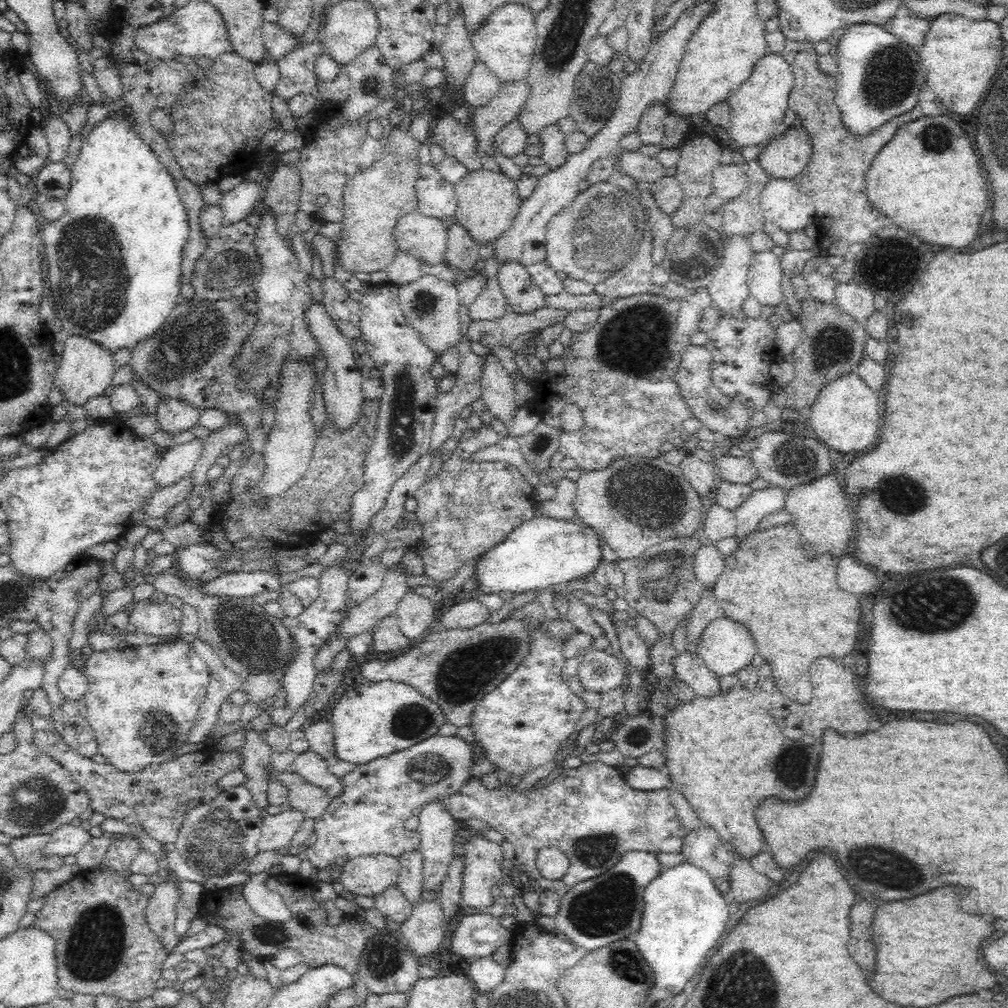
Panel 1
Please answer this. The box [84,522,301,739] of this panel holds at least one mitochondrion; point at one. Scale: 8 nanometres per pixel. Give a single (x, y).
(246, 634)

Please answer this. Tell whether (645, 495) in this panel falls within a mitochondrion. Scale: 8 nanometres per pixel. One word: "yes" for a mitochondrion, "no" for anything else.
yes

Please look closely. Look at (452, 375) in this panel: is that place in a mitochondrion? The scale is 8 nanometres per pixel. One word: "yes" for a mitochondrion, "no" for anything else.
no

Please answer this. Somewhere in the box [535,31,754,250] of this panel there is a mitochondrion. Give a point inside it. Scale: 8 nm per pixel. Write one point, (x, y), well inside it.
(598, 101)

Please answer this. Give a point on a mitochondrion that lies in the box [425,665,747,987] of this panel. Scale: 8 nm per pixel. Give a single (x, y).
(606, 907)

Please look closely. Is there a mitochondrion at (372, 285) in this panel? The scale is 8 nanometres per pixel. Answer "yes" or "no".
no

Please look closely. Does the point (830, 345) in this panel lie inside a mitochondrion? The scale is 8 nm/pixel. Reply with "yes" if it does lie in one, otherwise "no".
yes

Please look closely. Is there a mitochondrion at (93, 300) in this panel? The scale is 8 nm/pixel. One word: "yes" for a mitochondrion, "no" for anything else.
yes

